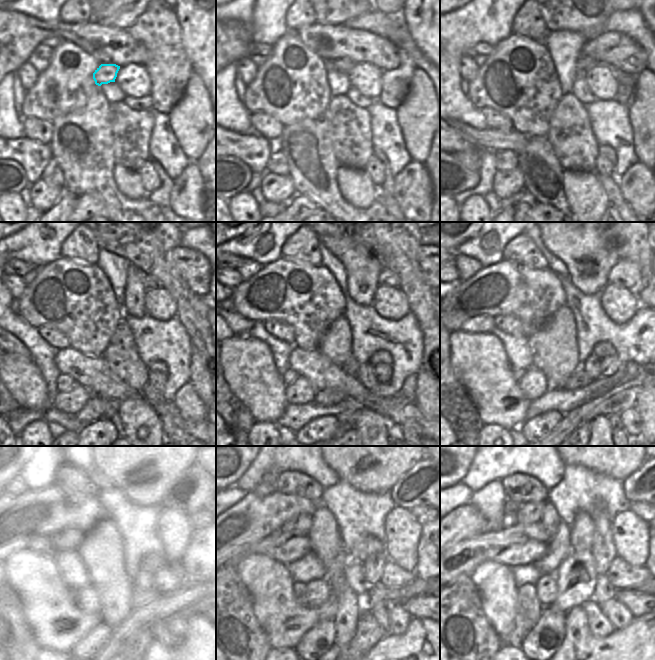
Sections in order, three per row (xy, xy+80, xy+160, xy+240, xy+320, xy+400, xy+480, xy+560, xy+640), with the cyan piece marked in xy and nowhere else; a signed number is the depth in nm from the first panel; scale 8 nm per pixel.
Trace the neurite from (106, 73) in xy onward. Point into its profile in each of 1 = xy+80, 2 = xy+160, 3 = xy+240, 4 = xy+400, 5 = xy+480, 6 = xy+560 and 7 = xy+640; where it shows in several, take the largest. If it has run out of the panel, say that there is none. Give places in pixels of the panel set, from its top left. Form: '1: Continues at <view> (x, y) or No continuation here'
1: Continues at xy+80 (344, 65)
2: Continues at xy+160 (584, 63)
3: Continues at xy+240 (150, 281)
4: Continues at xy+400 (627, 274)
5: Continues at xy+480 (194, 490)
6: Continues at xy+560 (419, 486)
7: Continues at xy+640 (643, 485)

